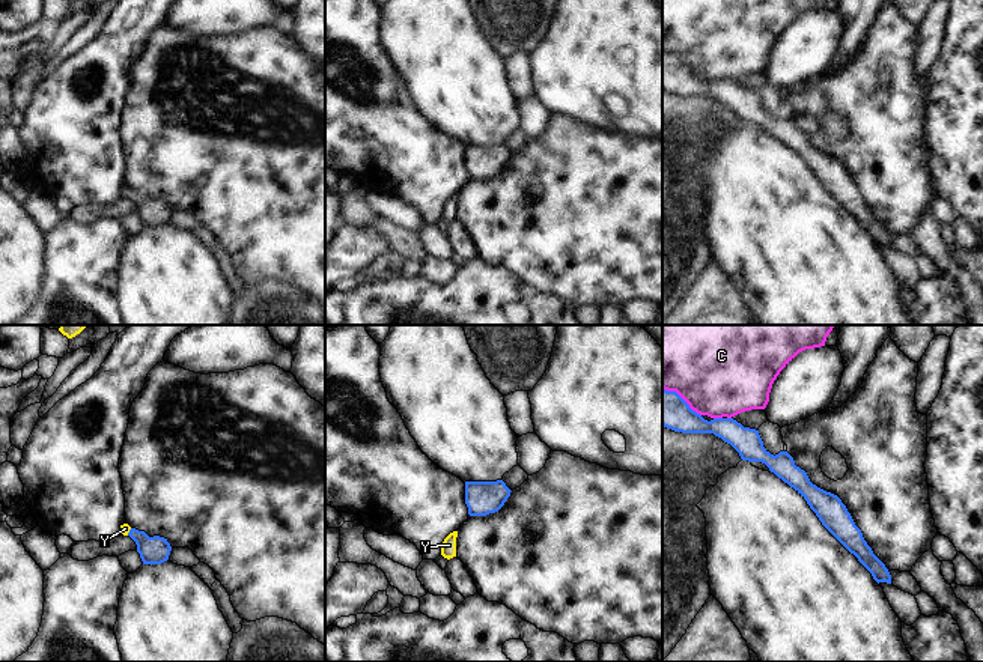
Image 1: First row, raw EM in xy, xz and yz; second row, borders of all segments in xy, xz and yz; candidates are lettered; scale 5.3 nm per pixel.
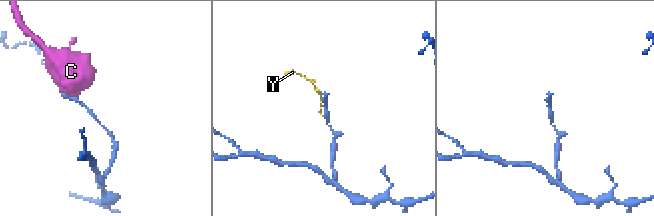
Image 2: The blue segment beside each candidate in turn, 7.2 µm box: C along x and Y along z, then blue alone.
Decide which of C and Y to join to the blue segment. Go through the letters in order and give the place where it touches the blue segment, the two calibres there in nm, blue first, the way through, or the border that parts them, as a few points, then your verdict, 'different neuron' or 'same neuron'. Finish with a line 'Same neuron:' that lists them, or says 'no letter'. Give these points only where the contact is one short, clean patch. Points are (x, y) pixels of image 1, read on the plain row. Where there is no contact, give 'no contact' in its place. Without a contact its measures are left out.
C: yz (682, 62) | 190/440 nm | different neuron
Y: xy (130, 194) | 150/50 nm | across xy (155, 212), (151, 212), (130, 194), (125, 191) | same neuron
Same neuron: Y

